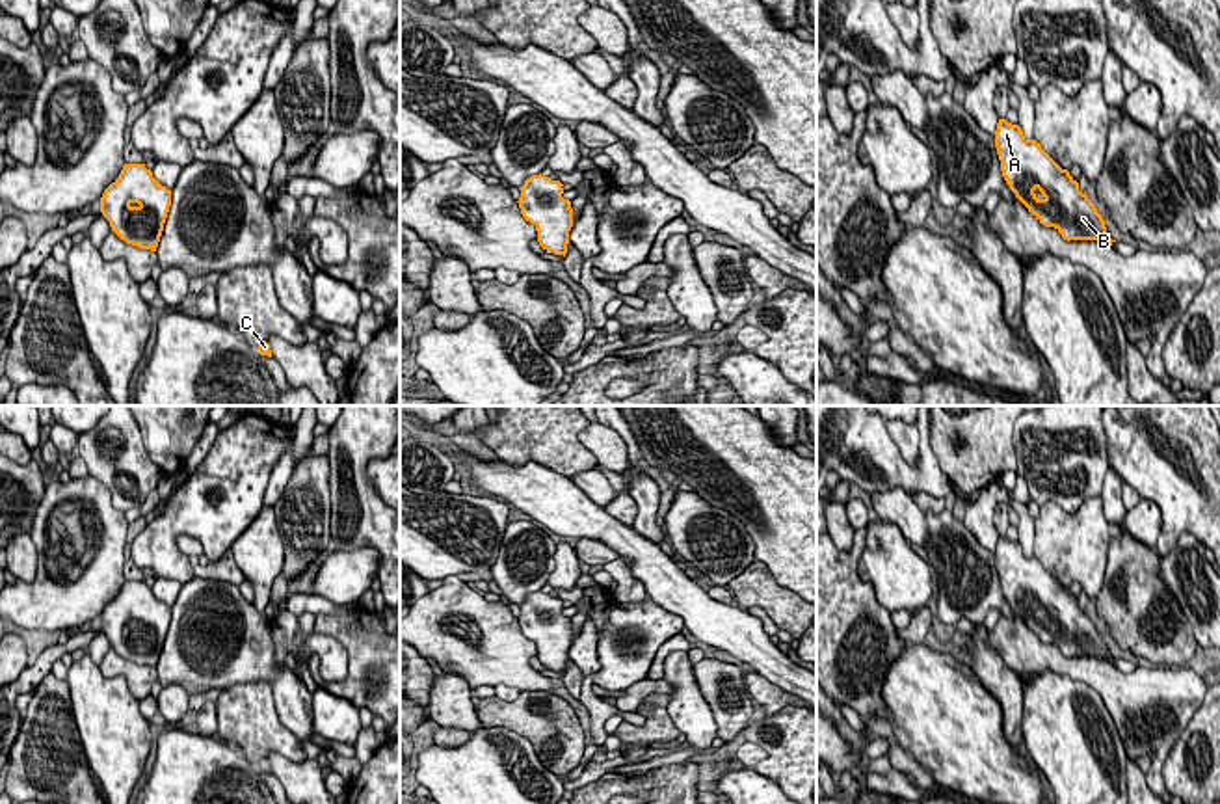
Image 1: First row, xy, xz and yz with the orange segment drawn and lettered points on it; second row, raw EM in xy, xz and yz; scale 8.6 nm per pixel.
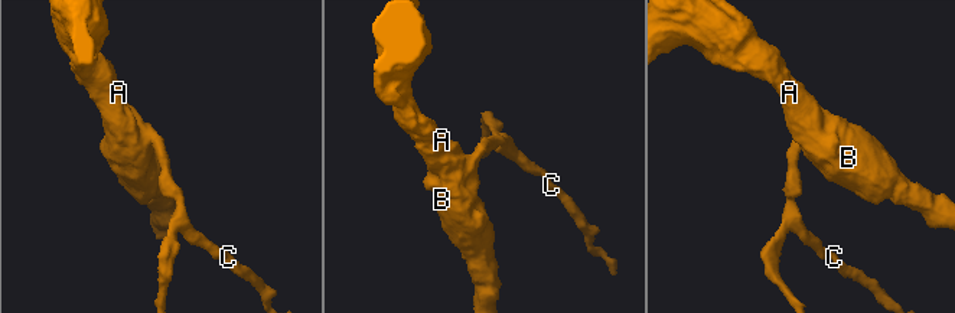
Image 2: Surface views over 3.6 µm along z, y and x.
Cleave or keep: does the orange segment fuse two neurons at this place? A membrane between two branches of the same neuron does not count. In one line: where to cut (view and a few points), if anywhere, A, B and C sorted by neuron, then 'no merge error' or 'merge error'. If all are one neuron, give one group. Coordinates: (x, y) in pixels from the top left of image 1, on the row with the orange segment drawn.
cut none; groups A B C; no merge error

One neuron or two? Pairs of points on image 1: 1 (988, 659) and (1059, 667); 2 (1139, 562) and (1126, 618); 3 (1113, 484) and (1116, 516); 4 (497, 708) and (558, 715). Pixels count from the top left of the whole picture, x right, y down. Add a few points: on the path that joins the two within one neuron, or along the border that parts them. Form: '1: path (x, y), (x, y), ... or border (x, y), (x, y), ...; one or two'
1: border (988, 631), (992, 648), (1018, 674); two
2: path (1133, 576), (1133, 605); one
3: path (1113, 492), (1113, 509); one
4: path (512, 715), (543, 715); one

